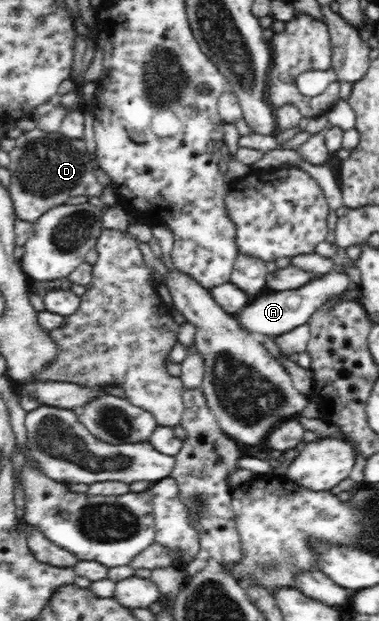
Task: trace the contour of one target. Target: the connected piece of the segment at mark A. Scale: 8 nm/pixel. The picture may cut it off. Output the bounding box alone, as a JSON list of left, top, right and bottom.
[233,271,351,337]

